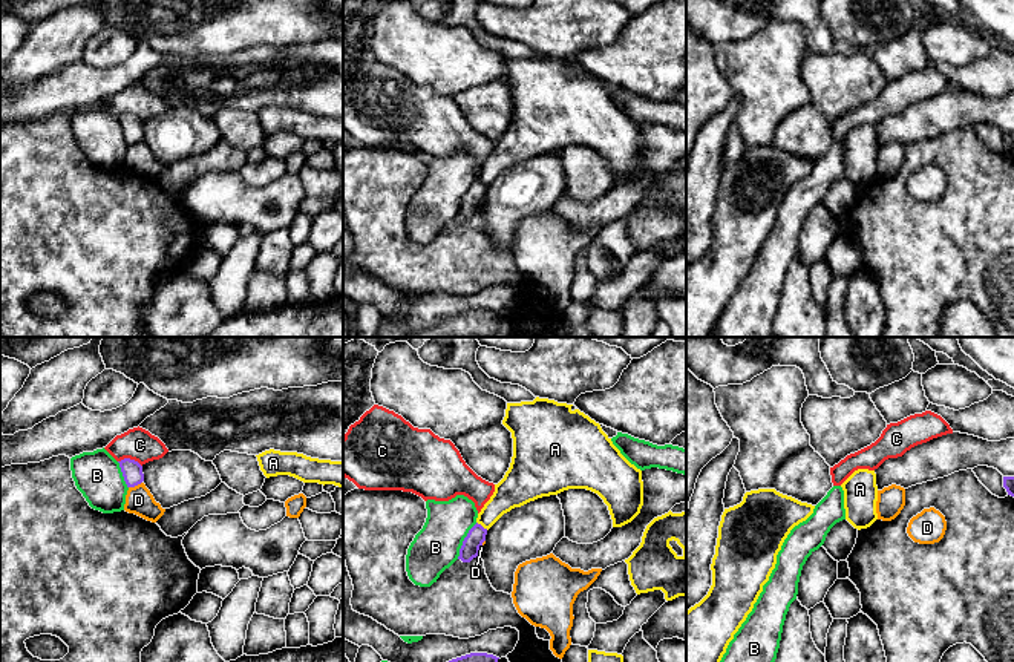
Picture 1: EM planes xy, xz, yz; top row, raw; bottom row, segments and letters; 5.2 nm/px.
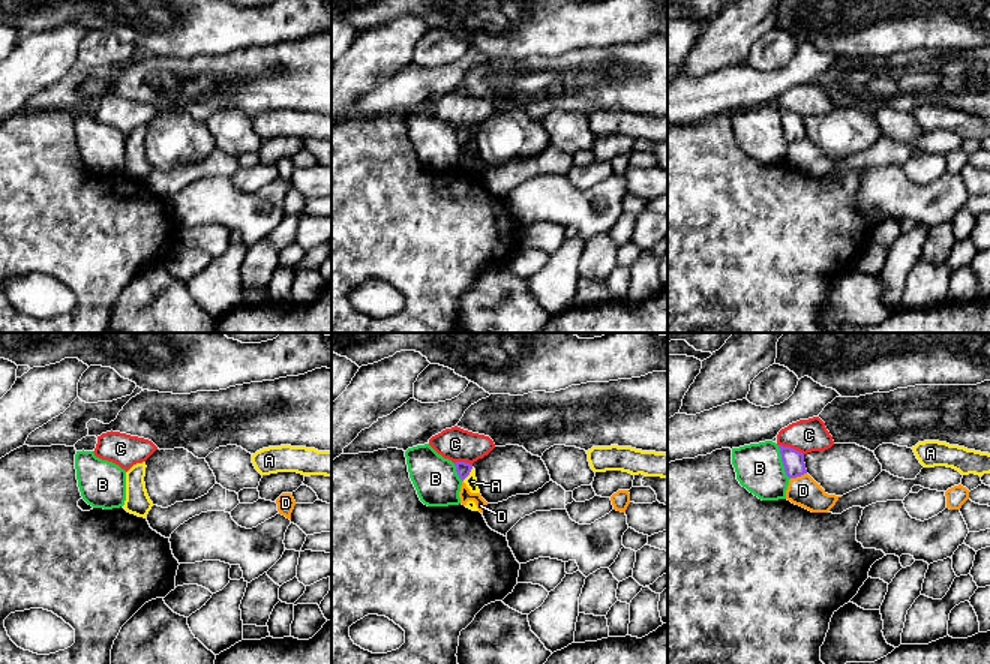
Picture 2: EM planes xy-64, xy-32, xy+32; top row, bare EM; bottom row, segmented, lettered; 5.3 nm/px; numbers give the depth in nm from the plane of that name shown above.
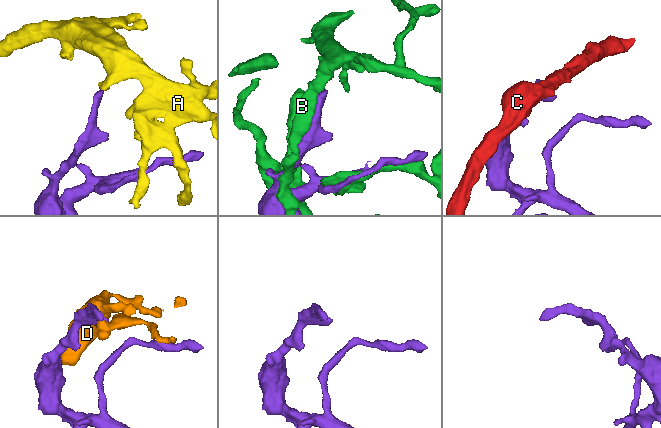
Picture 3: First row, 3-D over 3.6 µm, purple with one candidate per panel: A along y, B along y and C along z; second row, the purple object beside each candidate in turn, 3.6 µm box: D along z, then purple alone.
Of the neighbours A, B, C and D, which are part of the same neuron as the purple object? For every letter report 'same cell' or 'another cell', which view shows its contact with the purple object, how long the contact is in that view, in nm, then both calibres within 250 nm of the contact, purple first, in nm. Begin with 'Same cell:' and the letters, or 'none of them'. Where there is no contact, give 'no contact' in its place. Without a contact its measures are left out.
Same cell: none of them
A: another cell; contact in xz; length 80 nm; calibres 100 and 180 nm
B: another cell; contact in xz; length 220 nm; calibres 100 and 240 nm
C: another cell; contact in xy; length 130 nm; calibres 110 and 170 nm
D: another cell; contact in xy; length 80 nm; calibres 110 and 140 nm

